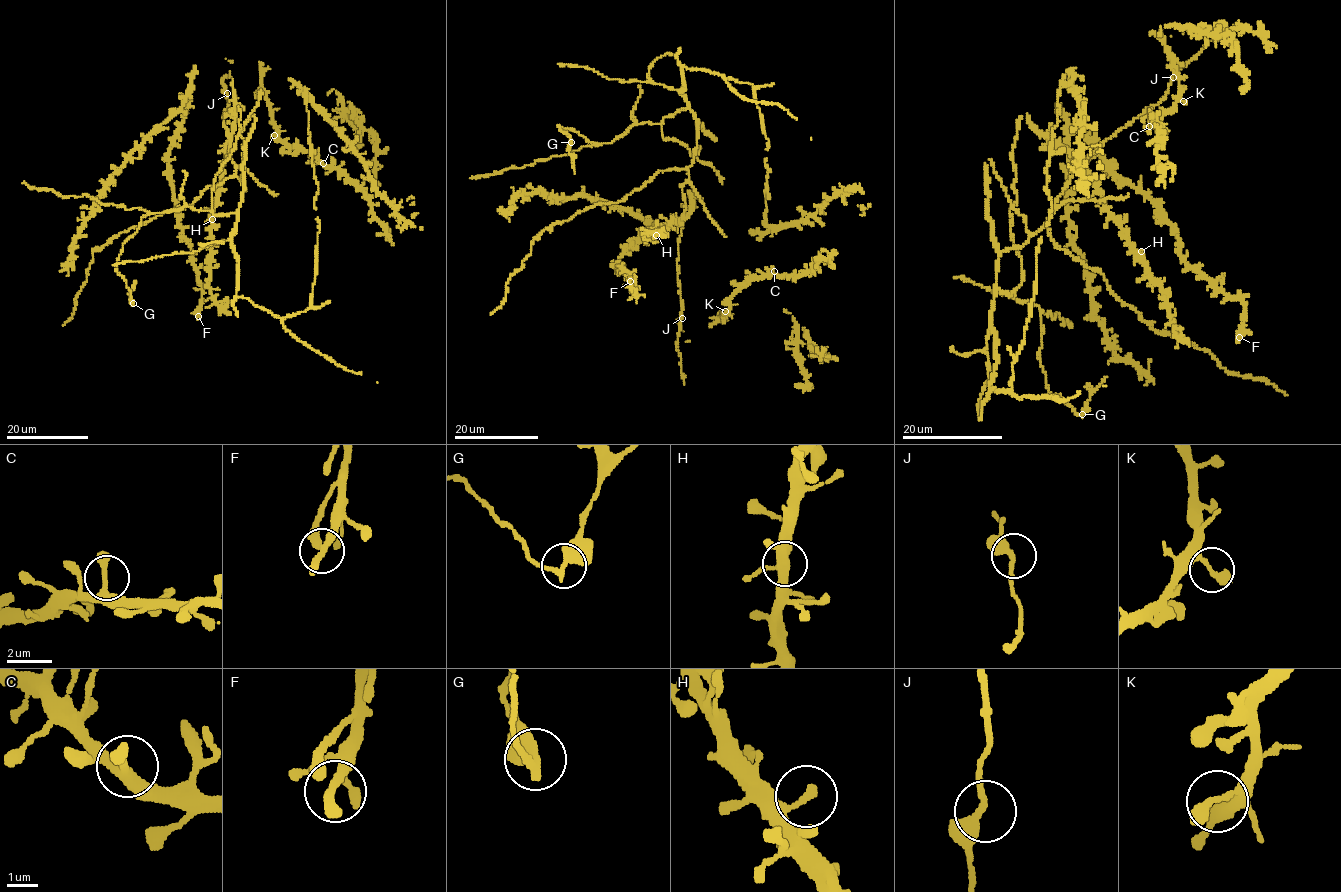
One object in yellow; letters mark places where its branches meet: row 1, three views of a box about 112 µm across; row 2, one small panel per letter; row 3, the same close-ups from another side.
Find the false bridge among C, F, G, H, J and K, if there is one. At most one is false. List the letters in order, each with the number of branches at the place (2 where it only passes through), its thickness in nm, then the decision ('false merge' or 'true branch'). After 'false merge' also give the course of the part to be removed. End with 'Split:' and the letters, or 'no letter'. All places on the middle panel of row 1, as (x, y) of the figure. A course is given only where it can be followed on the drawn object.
C: branches 2; calibre 280 nm; true branch
F: branches 2; calibre 340 nm; true branch
G: branches 2; calibre 320 nm; false merge; course (571, 142), (568, 150), (575, 173)
H: branches 2; calibre 220 nm; true branch
J: branches 2; calibre 320 nm; true branch
K: branches 2; calibre 260 nm; true branch
Split: G

